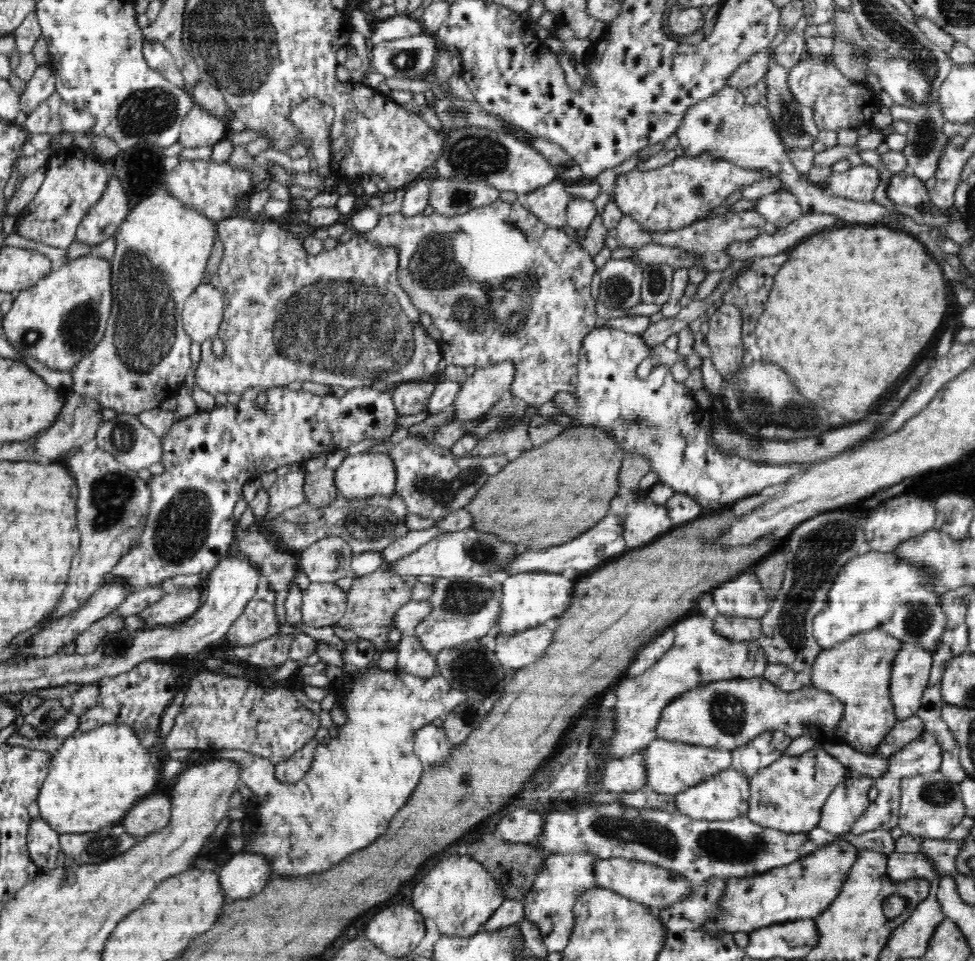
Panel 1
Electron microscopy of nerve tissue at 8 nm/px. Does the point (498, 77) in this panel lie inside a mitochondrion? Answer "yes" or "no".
no

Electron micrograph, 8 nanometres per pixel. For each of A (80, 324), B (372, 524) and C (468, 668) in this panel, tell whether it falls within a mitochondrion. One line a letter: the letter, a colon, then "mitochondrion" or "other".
A: mitochondrion
B: mitochondrion
C: mitochondrion

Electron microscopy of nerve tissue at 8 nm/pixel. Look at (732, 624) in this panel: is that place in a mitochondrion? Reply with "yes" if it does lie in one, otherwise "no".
no

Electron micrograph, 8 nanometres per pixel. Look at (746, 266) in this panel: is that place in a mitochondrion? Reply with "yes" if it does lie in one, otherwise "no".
no

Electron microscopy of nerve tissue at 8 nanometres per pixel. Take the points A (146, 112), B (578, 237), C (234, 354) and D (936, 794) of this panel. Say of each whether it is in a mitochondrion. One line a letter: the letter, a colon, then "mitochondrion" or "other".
A: mitochondrion
B: other
C: other
D: mitochondrion

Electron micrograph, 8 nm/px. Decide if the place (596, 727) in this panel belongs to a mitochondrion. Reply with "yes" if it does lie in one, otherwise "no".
yes

